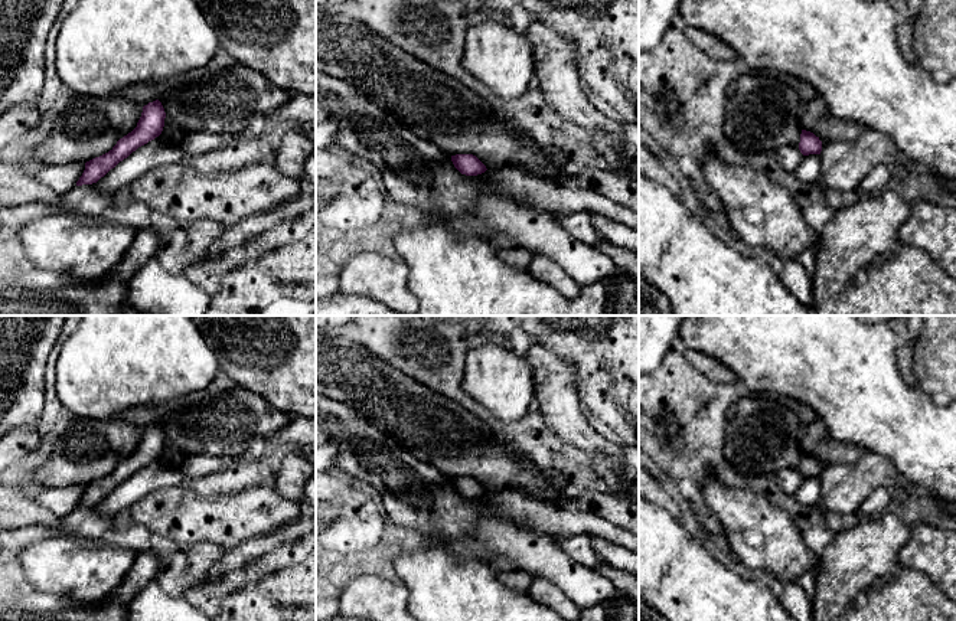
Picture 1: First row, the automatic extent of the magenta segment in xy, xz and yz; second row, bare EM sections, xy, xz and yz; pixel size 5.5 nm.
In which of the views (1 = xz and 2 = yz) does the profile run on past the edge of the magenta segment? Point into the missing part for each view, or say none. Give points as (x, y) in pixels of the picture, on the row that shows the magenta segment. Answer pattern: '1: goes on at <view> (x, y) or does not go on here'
1: does not go on here
2: does not go on here

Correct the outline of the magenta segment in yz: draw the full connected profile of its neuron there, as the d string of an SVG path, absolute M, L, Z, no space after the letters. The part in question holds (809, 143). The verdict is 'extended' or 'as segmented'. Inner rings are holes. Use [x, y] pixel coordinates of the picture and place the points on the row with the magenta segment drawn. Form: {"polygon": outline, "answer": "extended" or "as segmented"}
{"polygon": "M802 130L799 150L803 156L820 154L822 141L813 133Z", "answer": "as segmented"}

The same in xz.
{"polygon": "M456 154L451 156L454 167L466 176L477 176L484 173L486 166L473 154Z", "answer": "as segmented"}

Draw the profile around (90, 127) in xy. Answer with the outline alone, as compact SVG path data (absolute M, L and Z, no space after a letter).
M76 95L58 117L52 133L32 146L27 158L45 166L62 166L99 157L137 127L143 107L120 95Z

